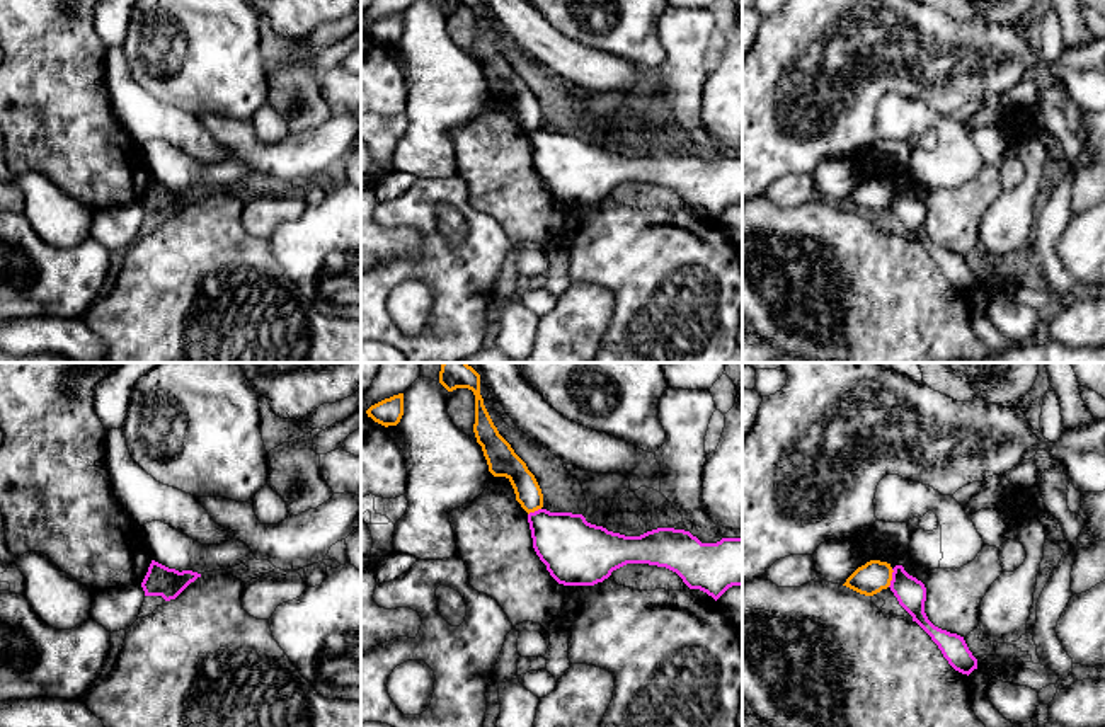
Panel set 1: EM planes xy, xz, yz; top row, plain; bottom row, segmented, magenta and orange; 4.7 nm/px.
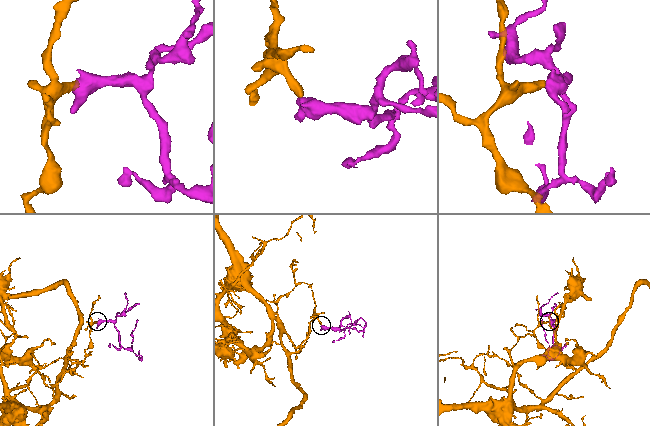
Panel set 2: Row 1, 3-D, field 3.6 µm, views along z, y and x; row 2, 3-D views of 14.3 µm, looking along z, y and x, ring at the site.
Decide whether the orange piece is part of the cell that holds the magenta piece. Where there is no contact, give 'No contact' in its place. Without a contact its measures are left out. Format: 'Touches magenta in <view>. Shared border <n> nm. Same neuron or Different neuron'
Touches magenta in yz. Shared border 90 nm. Different neuron

